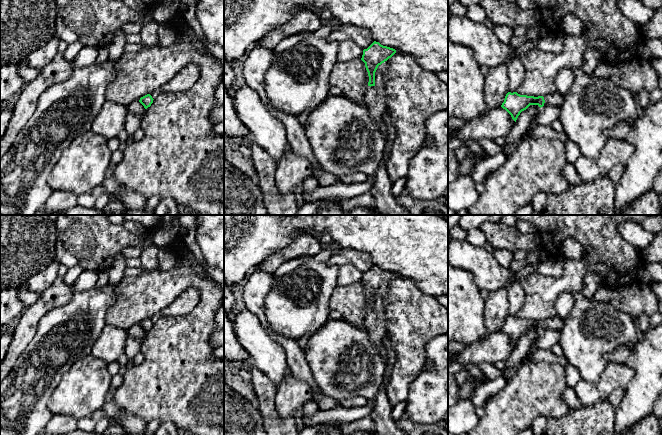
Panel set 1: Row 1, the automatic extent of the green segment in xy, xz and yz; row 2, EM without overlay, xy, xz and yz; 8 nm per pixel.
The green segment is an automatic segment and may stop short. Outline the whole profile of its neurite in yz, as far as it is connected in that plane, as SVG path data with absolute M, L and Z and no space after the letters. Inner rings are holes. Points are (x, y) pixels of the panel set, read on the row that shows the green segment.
M558 91L538 97L520 95L517 92L508 92L501 107L505 109L516 122L520 113L526 110L530 105L538 105L540 108L543 106L555 106L560 108L563 102L564 95L560 94Z

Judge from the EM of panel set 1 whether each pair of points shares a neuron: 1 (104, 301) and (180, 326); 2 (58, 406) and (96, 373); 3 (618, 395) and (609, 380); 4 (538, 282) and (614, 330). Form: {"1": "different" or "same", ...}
{"1": "different", "2": "same", "3": "different", "4": "different"}

